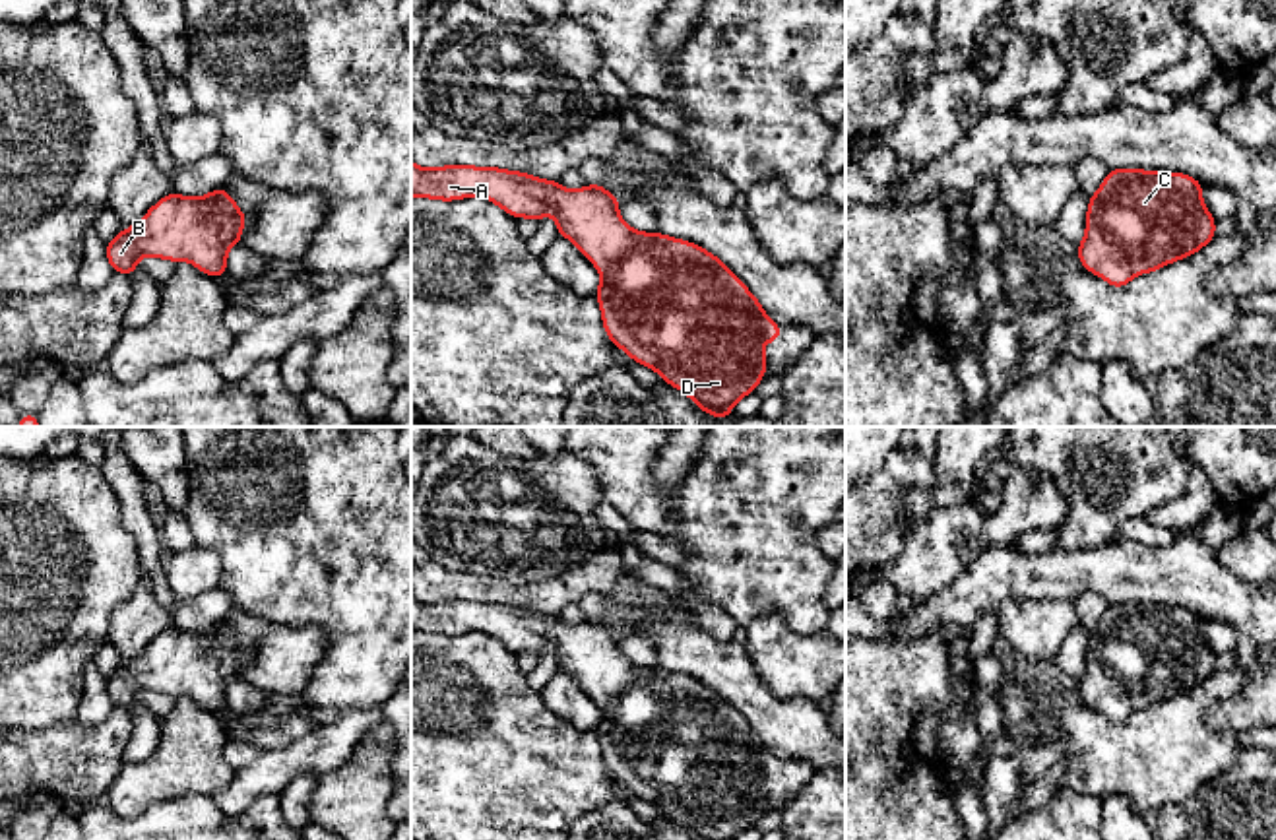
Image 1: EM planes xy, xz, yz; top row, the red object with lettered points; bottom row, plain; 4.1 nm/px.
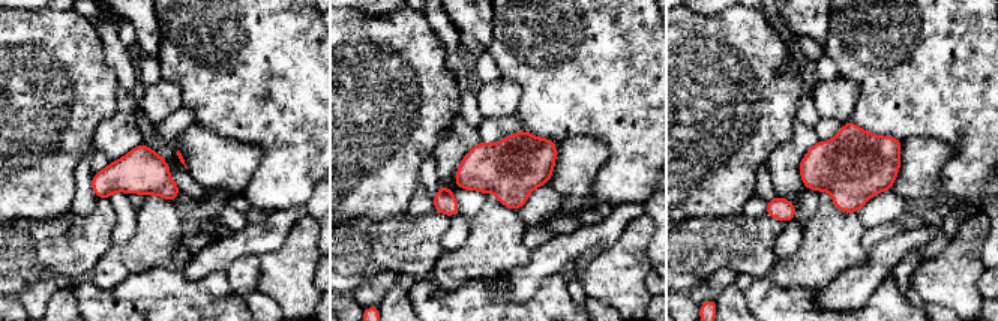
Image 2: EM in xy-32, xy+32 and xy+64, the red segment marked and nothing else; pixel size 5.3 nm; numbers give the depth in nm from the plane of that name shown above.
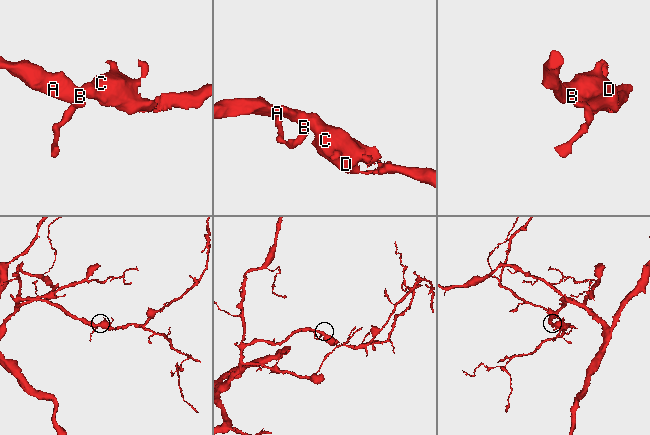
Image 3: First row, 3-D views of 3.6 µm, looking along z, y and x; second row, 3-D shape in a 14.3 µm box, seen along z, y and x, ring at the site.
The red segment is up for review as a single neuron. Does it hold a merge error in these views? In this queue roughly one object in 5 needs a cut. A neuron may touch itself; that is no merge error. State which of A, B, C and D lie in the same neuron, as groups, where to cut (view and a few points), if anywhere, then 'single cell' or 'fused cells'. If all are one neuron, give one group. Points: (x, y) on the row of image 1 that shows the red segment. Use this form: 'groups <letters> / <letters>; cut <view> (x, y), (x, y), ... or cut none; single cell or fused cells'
groups A B C D; cut none; single cell

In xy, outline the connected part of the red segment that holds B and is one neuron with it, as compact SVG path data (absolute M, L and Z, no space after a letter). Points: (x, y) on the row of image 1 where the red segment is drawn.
M221 188L207 196L192 198L169 192L130 229L122 229L105 248L112 272L132 279L140 256L163 260L188 260L200 272L219 279L227 270L227 248L242 244L240 229L248 217L239 210L233 196Z

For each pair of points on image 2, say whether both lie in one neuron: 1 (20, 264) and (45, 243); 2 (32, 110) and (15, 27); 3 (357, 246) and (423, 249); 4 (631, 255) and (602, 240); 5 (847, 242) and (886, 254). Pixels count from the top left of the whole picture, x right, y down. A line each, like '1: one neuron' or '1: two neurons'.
1: one neuron
2: one neuron
3: one neuron
4: two neurons
5: two neurons

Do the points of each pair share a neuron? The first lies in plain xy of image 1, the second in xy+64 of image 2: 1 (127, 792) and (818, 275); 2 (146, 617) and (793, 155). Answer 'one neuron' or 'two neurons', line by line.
1: one neuron
2: one neuron

